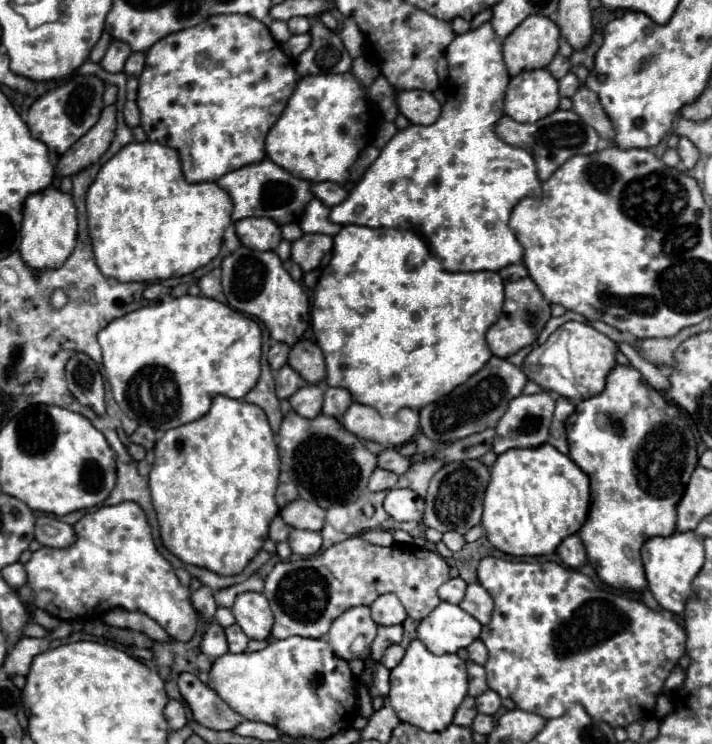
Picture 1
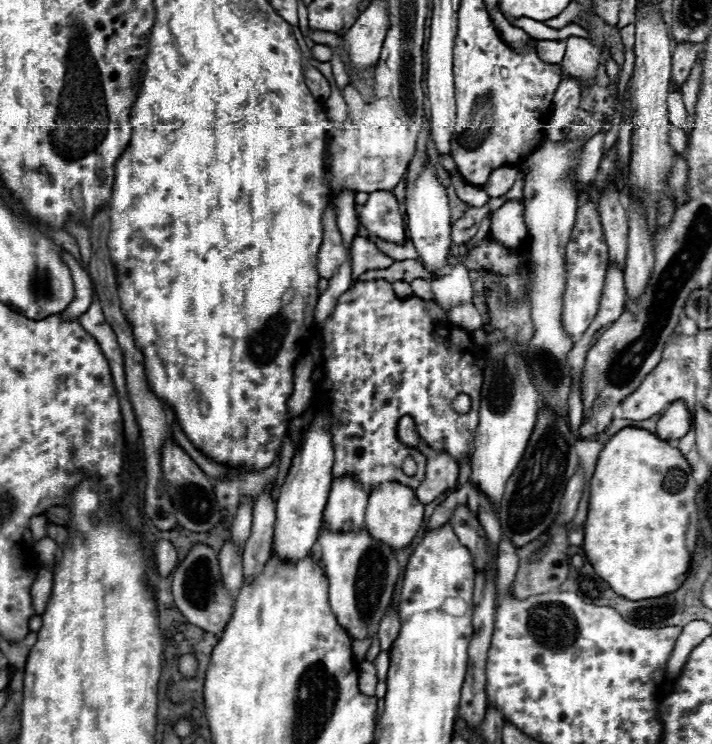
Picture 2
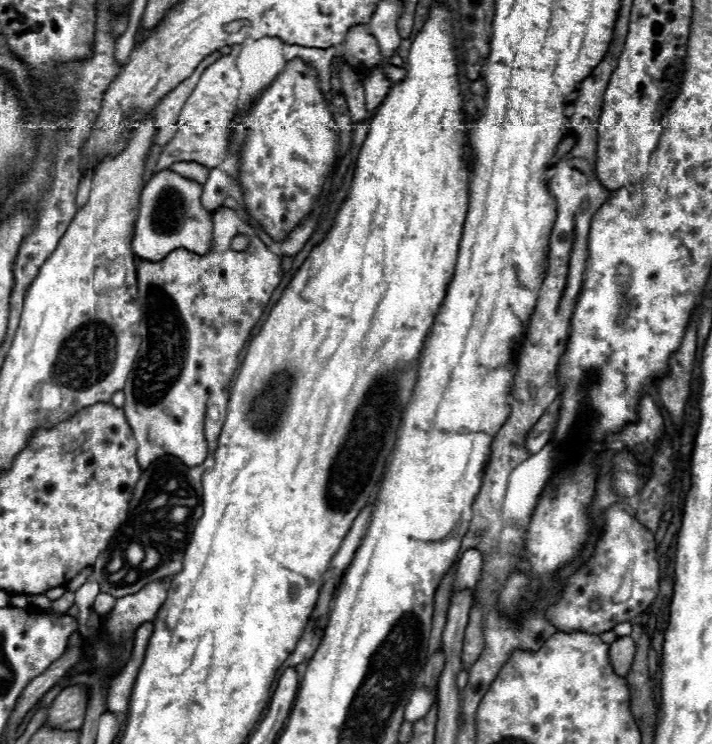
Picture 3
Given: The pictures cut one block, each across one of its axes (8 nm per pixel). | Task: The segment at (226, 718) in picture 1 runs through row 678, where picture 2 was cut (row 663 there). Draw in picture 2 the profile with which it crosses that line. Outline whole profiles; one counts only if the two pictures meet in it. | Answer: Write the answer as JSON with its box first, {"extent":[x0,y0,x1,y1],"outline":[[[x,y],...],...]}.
{"extent":[178,654,198,678],"outline":[[[184,654],[178,660],[178,670],[184,678],[194,678],[196,670],[198,670],[198,658],[194,654]]]}

